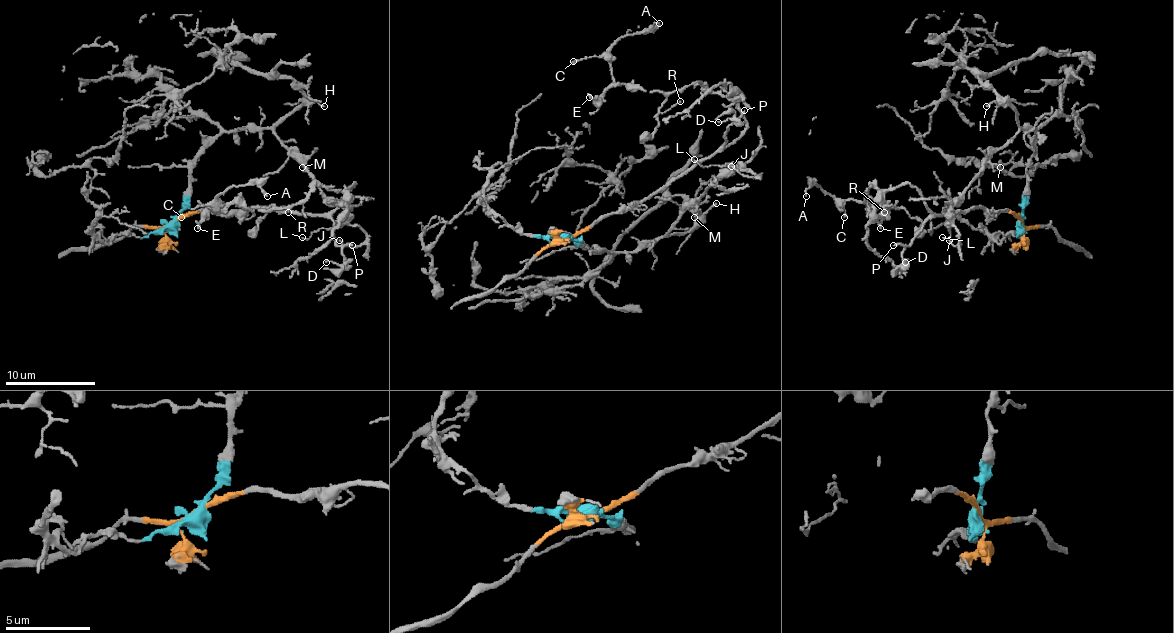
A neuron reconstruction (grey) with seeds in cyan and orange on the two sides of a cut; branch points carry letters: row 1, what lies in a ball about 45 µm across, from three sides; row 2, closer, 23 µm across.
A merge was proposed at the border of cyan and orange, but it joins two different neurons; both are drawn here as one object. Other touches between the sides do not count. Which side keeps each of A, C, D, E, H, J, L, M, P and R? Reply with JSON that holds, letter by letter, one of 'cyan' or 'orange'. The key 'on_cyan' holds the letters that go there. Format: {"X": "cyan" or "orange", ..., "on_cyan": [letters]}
{"A": "orange", "C": "orange", "D": "orange", "E": "orange", "H": "cyan", "J": "cyan", "L": "cyan", "M": "cyan", "P": "orange", "R": "orange", "on_cyan": ["H", "J", "L", "M"]}

